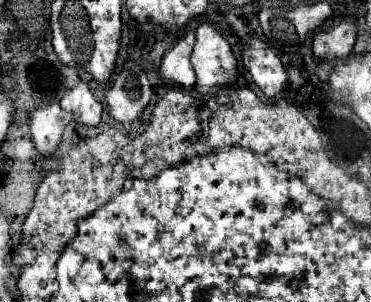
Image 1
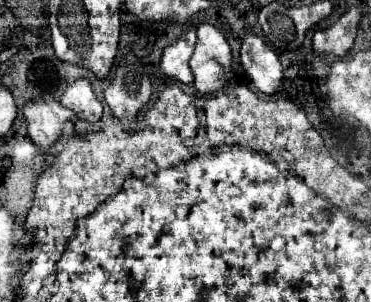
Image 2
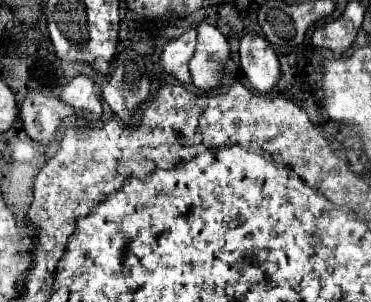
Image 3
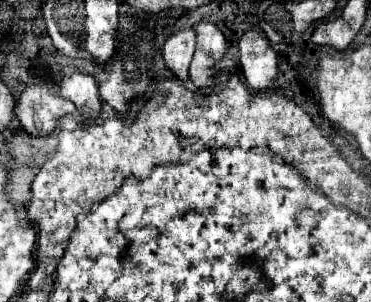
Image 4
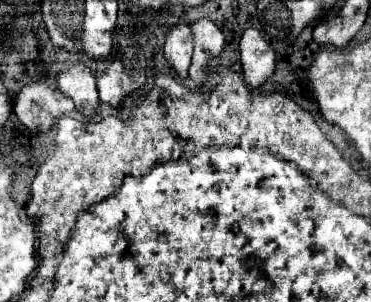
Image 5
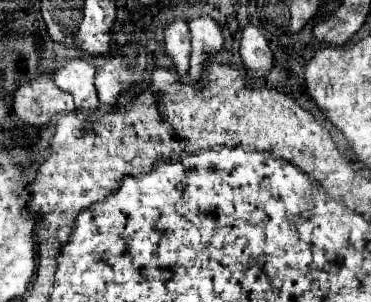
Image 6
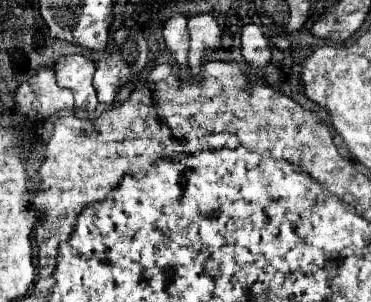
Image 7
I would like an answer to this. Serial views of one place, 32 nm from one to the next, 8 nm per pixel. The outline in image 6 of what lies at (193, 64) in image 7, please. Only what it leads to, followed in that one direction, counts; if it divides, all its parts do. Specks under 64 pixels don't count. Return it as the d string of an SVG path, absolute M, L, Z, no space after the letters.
M200 16L196 20L188 22L190 34L192 34L192 54L190 54L190 76L194 80L200 78L206 58L210 54L220 52L222 48L222 32L218 24L210 16Z

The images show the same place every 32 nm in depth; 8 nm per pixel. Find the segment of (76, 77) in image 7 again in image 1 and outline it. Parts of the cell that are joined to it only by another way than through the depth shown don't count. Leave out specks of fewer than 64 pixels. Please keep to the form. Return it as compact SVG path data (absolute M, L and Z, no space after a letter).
M80 82L74 88L68 88L68 92L64 92L60 106L64 110L70 110L76 118L76 122L82 124L90 124L90 126L98 126L100 116L102 116L102 104L94 98L90 86L86 82Z

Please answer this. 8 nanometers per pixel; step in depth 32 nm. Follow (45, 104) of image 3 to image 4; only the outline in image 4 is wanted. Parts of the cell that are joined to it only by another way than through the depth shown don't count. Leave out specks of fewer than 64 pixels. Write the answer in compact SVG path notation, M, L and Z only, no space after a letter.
M28 86L16 100L16 116L32 136L48 136L58 120L76 108L70 100L50 92L46 86Z

